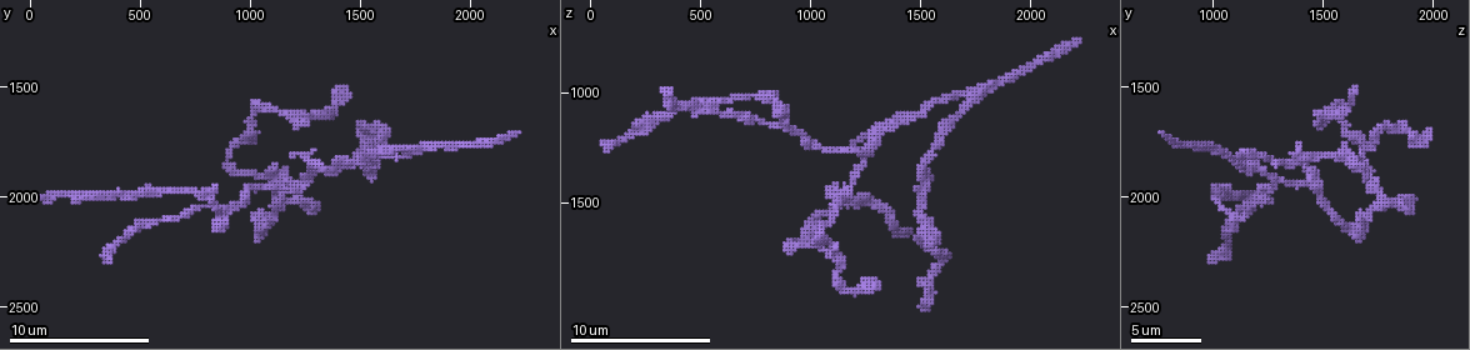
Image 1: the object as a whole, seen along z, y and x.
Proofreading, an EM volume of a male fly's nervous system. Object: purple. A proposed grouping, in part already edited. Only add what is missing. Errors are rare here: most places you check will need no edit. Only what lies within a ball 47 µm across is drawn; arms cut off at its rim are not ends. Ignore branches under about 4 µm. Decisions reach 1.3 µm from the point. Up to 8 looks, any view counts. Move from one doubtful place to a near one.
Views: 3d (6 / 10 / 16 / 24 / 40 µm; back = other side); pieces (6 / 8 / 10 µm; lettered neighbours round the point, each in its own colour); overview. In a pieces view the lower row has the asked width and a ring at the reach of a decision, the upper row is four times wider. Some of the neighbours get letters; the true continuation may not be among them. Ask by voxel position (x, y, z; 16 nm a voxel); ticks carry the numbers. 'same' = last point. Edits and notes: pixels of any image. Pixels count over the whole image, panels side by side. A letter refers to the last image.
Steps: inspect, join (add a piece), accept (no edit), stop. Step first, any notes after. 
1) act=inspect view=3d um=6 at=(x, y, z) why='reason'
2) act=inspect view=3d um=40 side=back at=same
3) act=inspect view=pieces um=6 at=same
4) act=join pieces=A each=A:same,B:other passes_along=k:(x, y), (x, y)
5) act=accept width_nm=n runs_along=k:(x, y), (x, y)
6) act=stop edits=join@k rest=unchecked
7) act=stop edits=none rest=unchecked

act=inspect view=pieces um=8 at=(1420, 1520, 1650) why='long arm stops here'

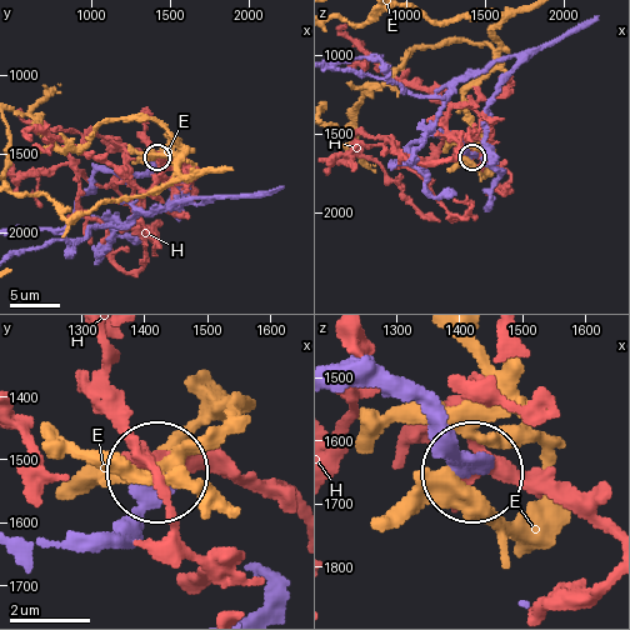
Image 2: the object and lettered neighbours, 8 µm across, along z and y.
act=accept each=E:other,H:other found='none of them fits'

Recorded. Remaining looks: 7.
act=inspect view=pieces um=8 at=(1310, 2050, 1860) why='branch stops here'

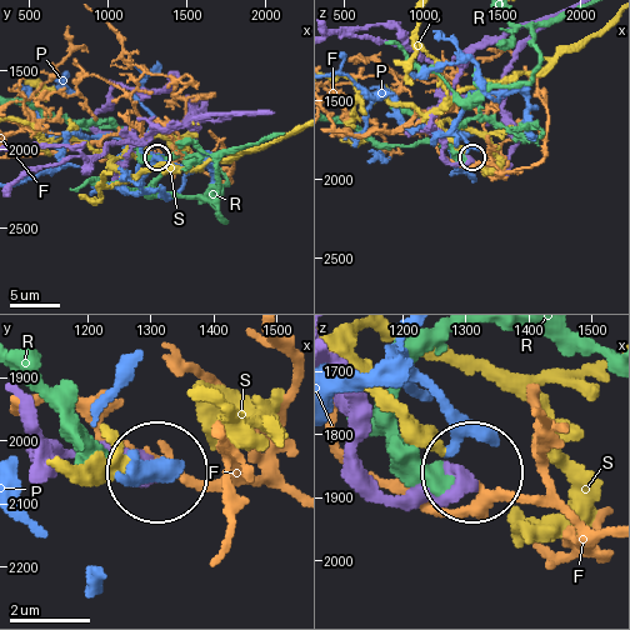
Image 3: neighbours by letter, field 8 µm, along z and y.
act=accept each=F:other,P:other,R:other,S:other found='no lettered piece goes on from it'

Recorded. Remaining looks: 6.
act=inspect view=3d um=6 at=(1560, 1910, 1700) why='branch stops here'

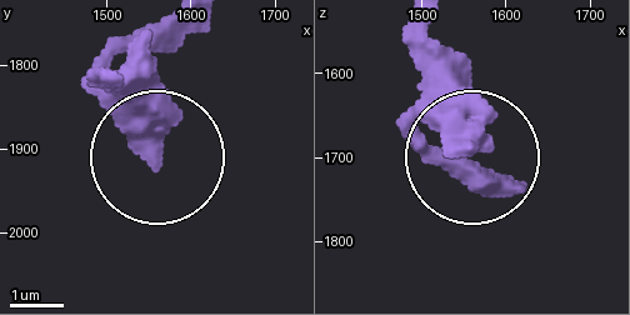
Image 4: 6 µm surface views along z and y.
act=inspect view=pieces um=6 at=(1555, 1915, 1685)

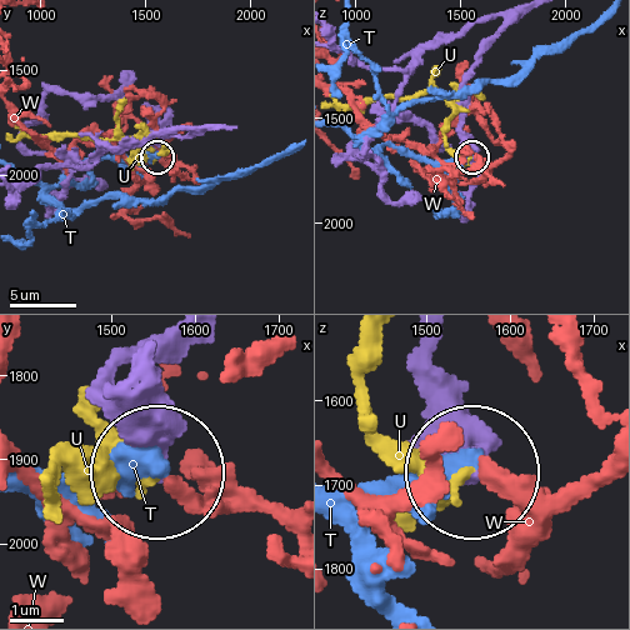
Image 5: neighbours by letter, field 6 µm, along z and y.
act=accept each=T:other,U:other,W:other runs_along=5:(116, 396), (156, 469) found='none of them fits'

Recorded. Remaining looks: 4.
act=inspect view=pieces um=6 at=(1190, 1810, 1240) why='an open end'

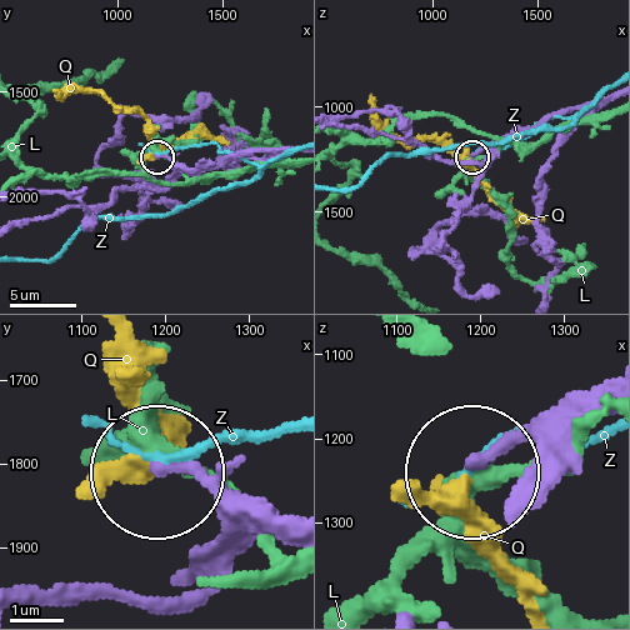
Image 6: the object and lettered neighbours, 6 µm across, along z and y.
act=accept each=L:other,Q:other,Z:other runs_along=6:(531, 456), (536, 444), (523, 444), (473, 466) found='none of them fits'

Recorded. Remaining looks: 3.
act=stop edits=none rest=unchecked

